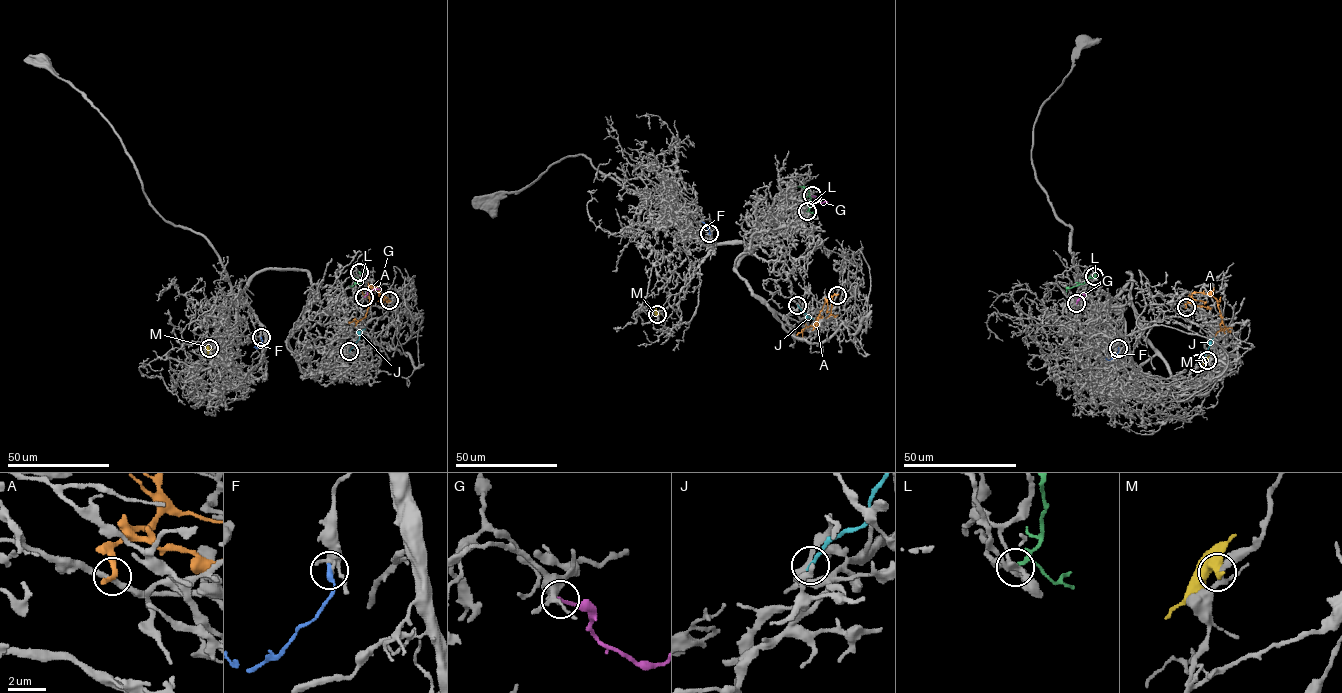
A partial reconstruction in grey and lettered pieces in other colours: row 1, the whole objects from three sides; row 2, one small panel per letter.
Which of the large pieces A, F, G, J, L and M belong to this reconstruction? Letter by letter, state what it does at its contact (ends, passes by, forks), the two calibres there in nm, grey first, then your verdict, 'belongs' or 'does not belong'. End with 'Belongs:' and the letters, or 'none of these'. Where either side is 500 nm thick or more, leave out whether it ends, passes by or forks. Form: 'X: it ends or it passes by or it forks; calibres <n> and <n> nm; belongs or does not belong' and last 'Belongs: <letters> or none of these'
A: it ends; calibres 320 and 340 nm; does not belong
F: it ends; calibres 190 and 320 nm; does not belong
G: it ends; calibres 360 and 190 nm; does not belong
J: it ends; calibres 280 and 220 nm; does not belong
L: it ends; calibres 340 and 170 nm; does not belong
M: calibres 260 and 600 nm; does not belong
Belongs: none of these

